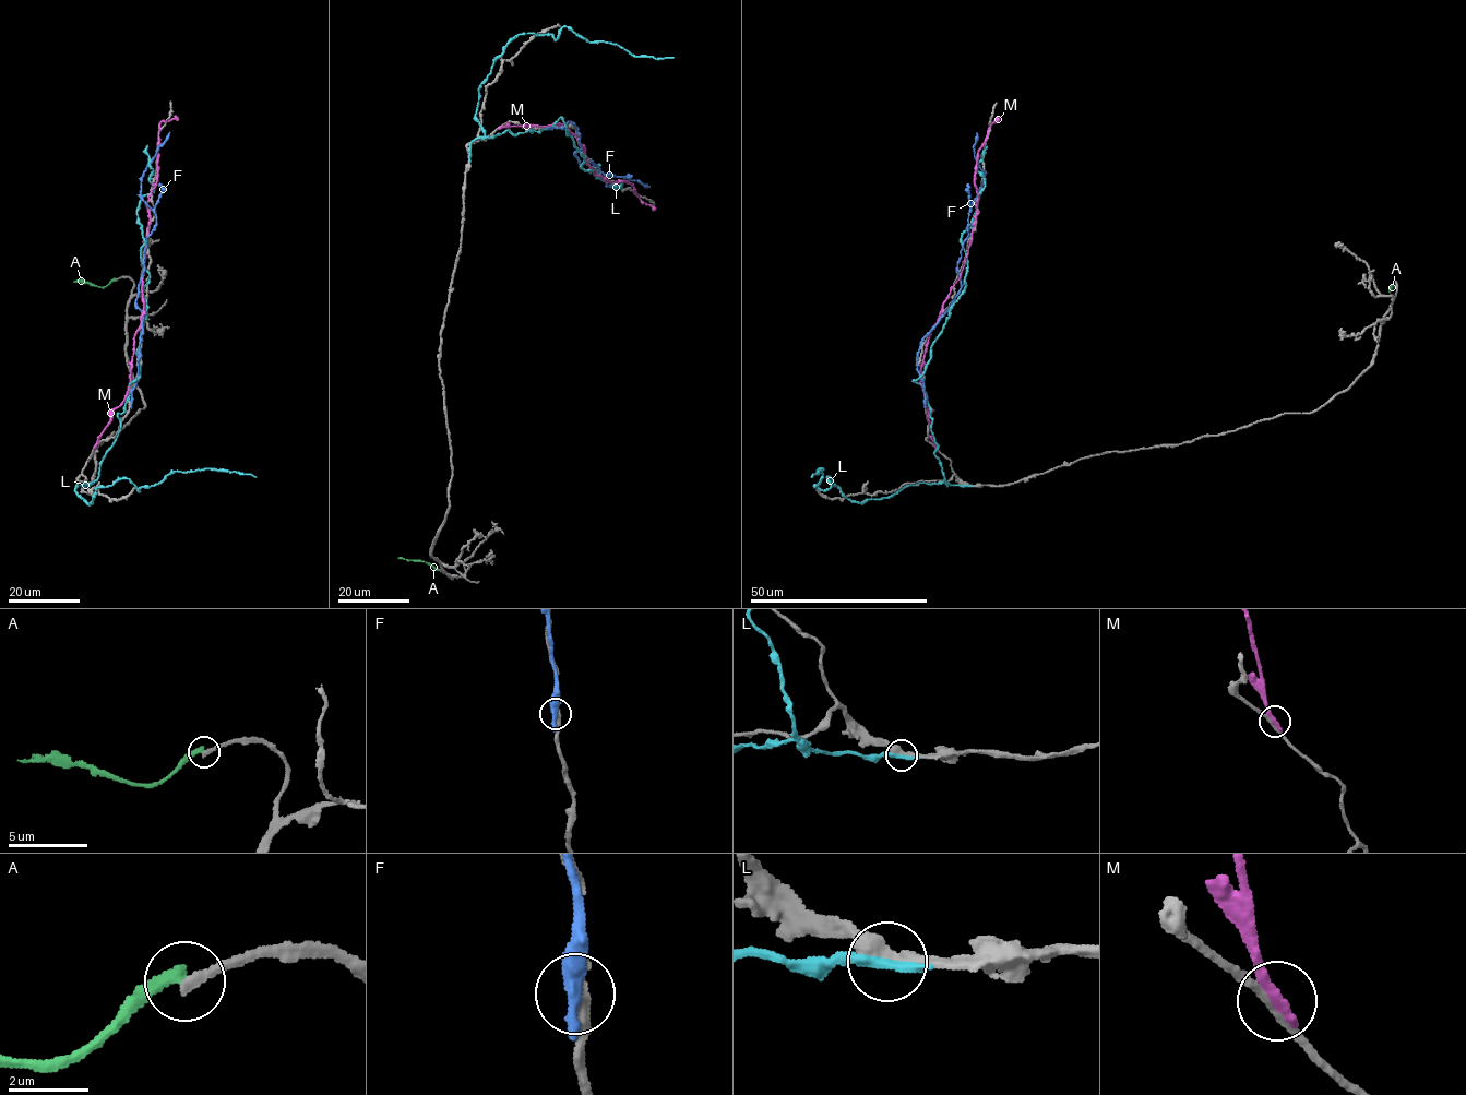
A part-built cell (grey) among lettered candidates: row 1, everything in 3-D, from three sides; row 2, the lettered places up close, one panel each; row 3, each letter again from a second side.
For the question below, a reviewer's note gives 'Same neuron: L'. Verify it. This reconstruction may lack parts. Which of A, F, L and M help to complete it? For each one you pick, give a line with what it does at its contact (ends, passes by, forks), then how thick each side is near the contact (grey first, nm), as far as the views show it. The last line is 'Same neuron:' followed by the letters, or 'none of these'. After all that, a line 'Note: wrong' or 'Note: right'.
Same neuron: none of these
Note: wrong

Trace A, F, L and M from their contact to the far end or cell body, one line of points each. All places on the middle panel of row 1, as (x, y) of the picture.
A: (437, 569), (425, 562), (397, 558)
F: (549, 128), (572, 121), (579, 162), (615, 175), (607, 183), (635, 180), (650, 187)
L: (469, 157), (476, 139), (539, 131), (560, 118), (581, 166), (599, 165), (596, 176), (622, 190)
M: (500, 128), (561, 123), (584, 147), (586, 162), (594, 171), (606, 181), (632, 183), (642, 200), (656, 209)

